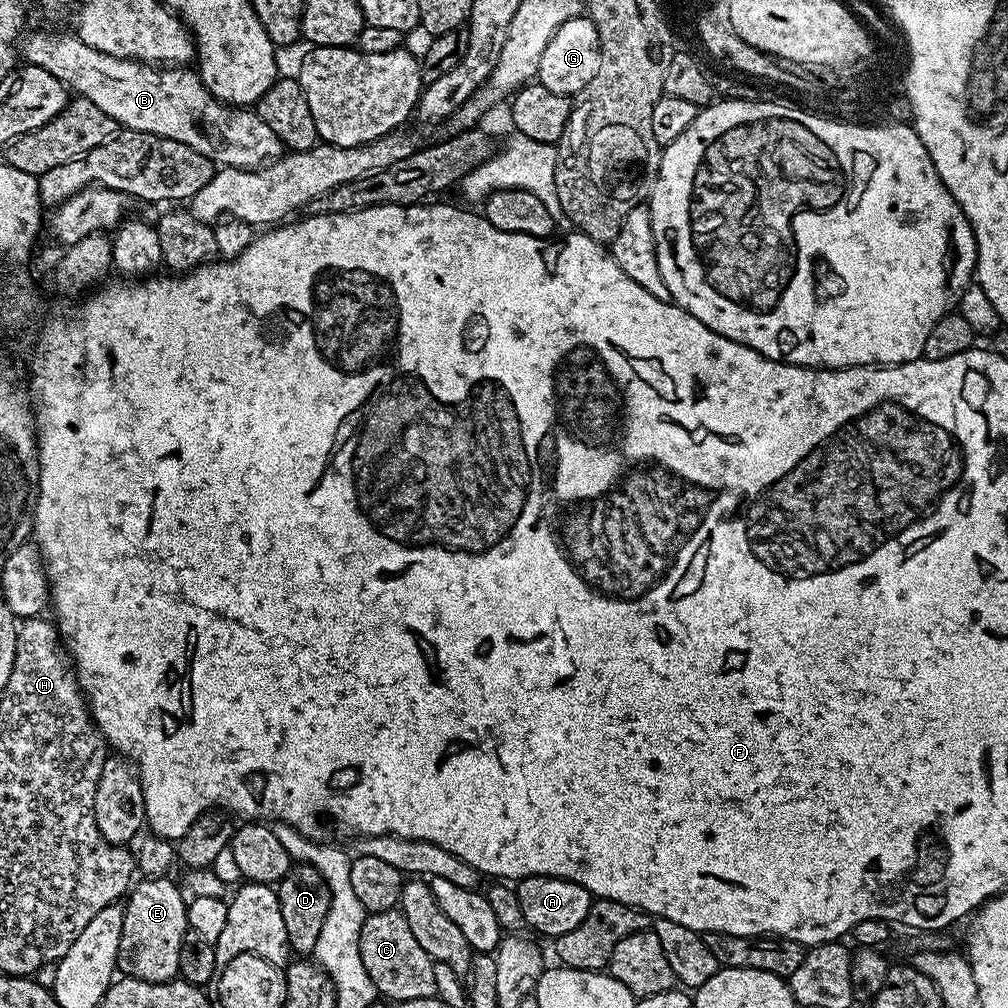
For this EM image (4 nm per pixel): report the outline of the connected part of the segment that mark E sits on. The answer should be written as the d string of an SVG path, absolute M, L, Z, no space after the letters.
M144 878L141 881L127 893L128 904L123 905L117 969L125 976L155 984L175 980L178 976L178 950L182 950L182 938L190 931L185 893L172 878Z

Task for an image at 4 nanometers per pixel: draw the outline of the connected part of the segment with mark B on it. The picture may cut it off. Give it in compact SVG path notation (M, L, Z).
M31 32L22 40L23 59L42 70L50 70L50 74L61 80L65 88L79 99L94 102L94 106L110 114L117 125L174 138L174 142L182 142L198 150L198 154L225 168L255 170L285 155L286 149L278 134L262 122L255 110L229 106L216 100L204 88L199 72L191 67L159 68L138 60L102 54L94 50L94 46L86 46L86 42L74 34L51 36L48 32Z

